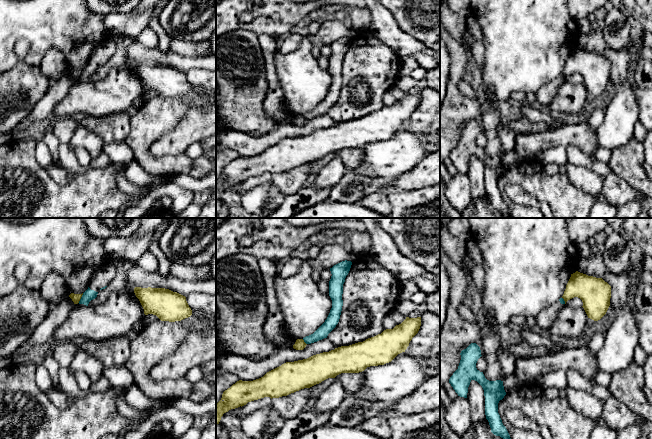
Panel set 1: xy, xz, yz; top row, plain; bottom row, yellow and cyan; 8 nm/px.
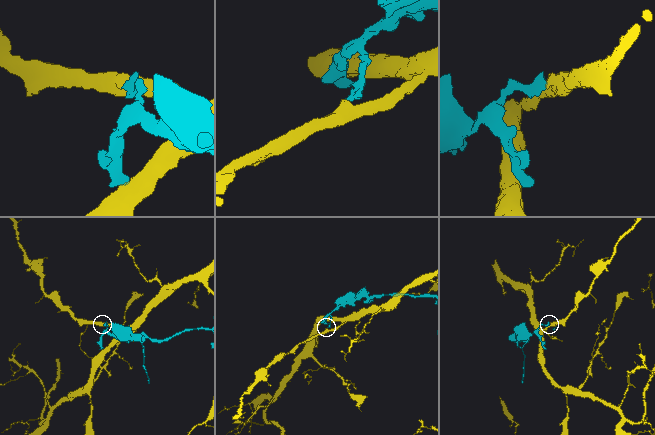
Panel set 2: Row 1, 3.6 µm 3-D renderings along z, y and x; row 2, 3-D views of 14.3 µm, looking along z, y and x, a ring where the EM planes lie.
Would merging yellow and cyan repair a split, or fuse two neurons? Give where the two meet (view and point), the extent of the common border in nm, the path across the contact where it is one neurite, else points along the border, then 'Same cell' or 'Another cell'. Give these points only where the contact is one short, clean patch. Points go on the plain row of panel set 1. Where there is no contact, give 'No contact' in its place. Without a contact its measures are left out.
Touches yellow at xy (80, 74). Shared border 90 nm. Boundary: xy (83, 69), (78, 78). Another cell

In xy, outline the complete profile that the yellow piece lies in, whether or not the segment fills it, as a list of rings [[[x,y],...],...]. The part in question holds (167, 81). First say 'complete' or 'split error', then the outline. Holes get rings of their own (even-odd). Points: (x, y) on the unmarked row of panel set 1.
complete | [[[135,63],[134,69],[139,75],[144,90],[156,91],[161,97],[181,97],[192,91],[186,73],[165,64]]]

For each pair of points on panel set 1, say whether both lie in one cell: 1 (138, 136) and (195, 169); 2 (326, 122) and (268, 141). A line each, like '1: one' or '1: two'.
1: one
2: one

